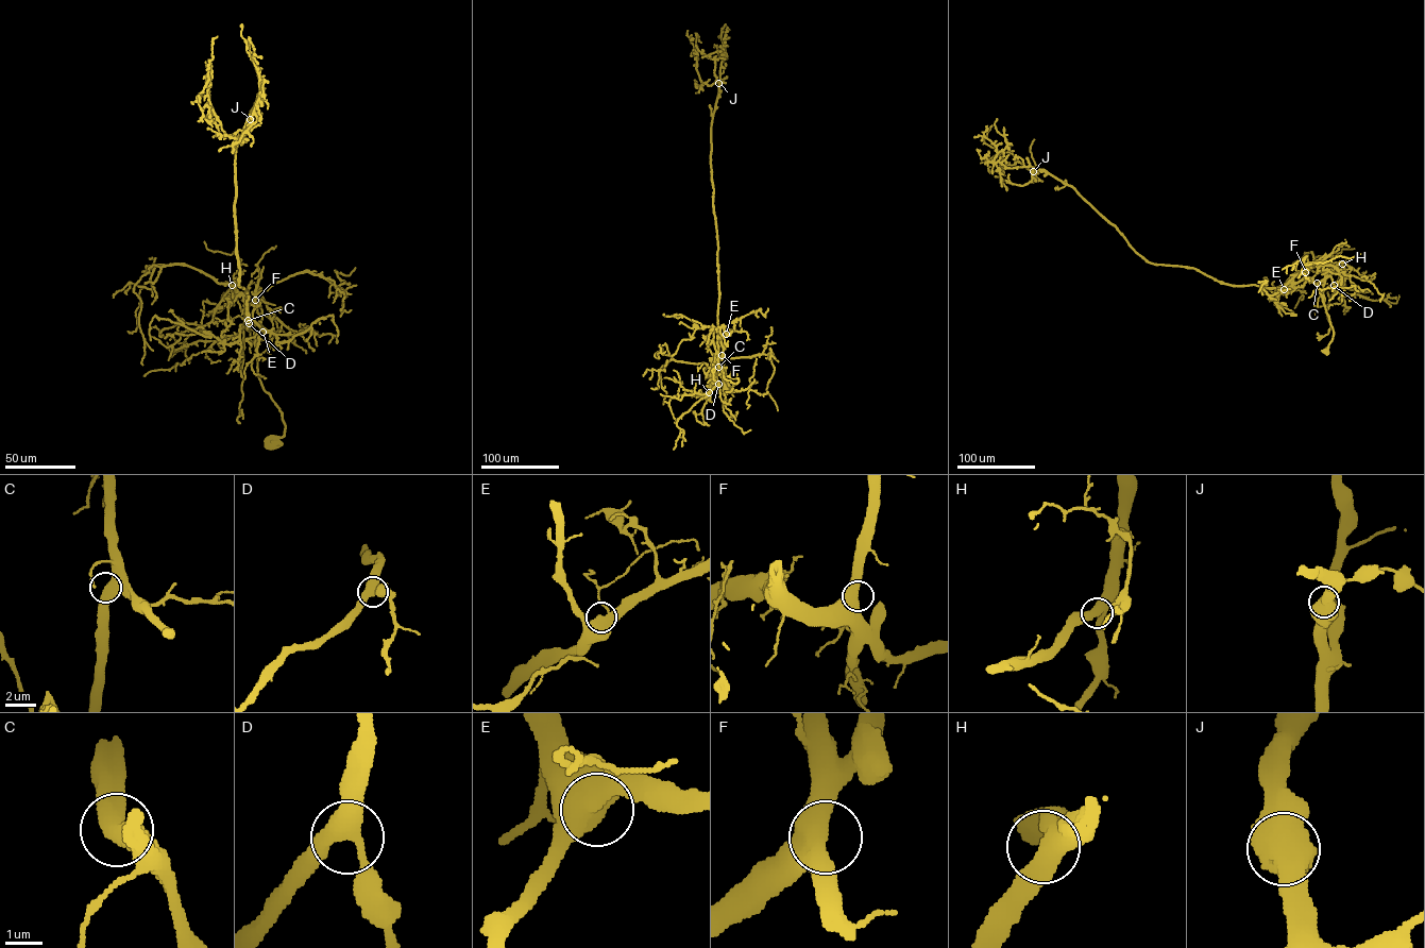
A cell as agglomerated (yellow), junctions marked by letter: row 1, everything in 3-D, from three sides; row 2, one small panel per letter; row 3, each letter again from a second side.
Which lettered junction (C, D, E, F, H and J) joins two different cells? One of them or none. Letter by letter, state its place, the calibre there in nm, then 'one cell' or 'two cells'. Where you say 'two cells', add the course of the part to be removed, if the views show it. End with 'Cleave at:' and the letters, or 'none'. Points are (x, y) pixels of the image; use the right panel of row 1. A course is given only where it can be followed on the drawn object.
C: place (1317, 283); calibre 500 nm; one cell
D: place (1334, 285); calibre 480 nm; one cell
E: place (1284, 289); calibre 500 nm; one cell
F: place (1305, 272); calibre 600 nm; one cell
H: place (1342, 264); calibre 480 nm; one cell
J: place (1033, 171); calibre 850 nm; one cell
Cleave at: none

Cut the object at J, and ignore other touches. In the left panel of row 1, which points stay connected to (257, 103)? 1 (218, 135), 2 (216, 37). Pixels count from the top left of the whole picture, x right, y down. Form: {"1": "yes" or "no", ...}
{"1": "no", "2": "no"}

